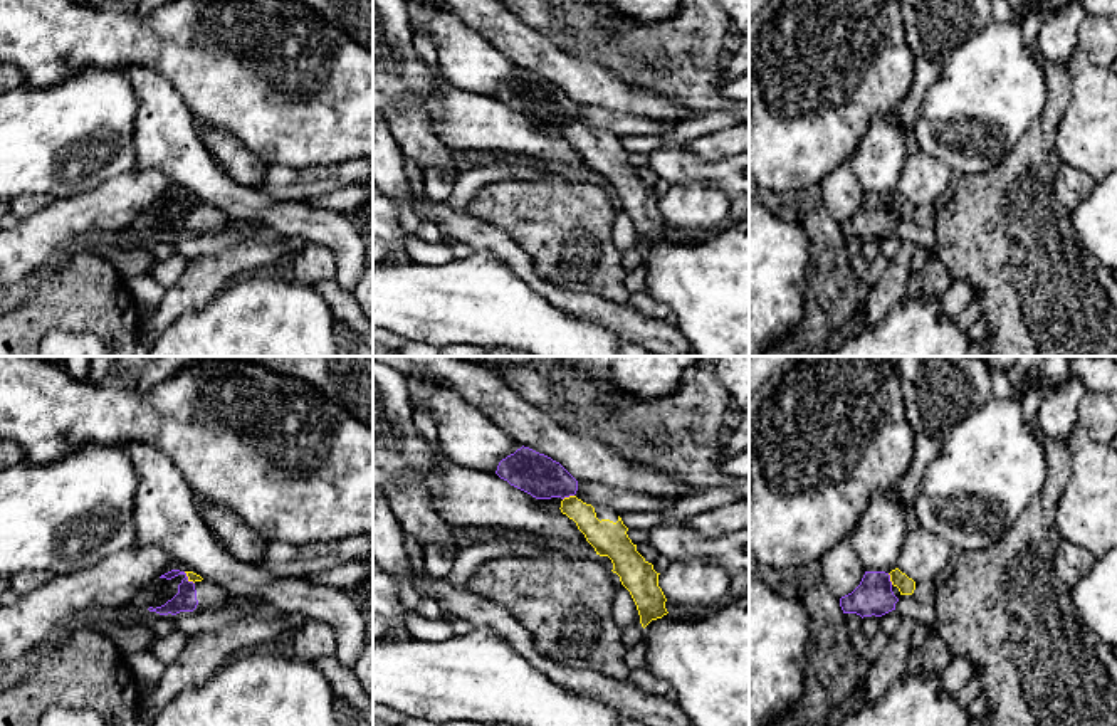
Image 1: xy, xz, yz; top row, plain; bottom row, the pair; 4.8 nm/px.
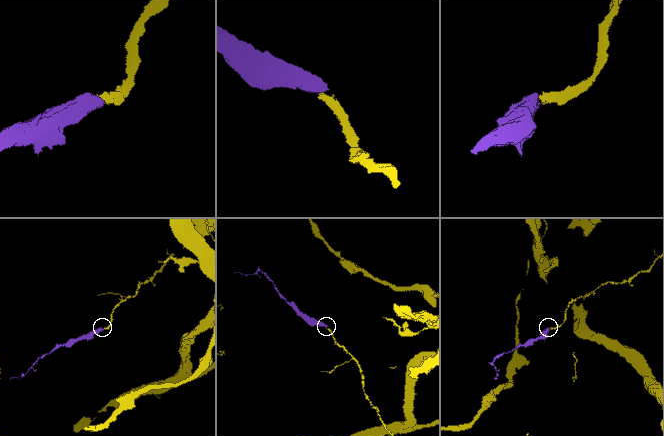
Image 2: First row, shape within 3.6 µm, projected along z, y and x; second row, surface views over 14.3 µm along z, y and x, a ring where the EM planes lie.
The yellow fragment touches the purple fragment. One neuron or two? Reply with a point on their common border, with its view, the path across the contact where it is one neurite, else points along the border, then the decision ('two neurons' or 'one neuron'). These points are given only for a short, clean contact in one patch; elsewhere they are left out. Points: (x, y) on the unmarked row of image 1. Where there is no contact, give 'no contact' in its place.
contact xz (570, 120); way xz (605, 158), (570, 120), (555, 105), (526, 93); one neuron

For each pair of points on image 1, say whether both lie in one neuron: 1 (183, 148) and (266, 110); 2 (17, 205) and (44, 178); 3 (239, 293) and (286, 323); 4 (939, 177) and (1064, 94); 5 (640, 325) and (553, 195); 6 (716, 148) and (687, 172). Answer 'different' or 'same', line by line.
1: different
2: different
3: same
4: different
5: different
6: different

